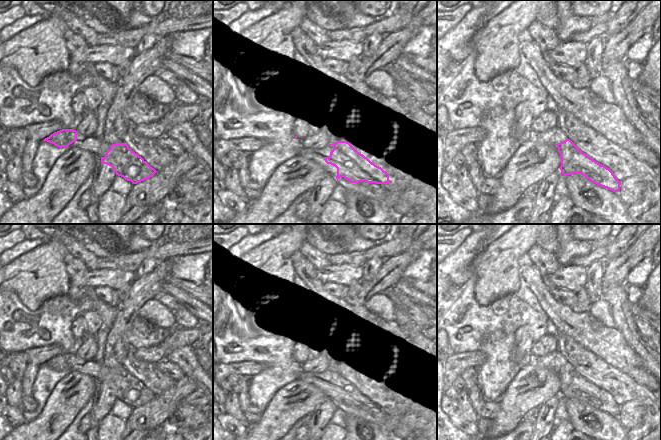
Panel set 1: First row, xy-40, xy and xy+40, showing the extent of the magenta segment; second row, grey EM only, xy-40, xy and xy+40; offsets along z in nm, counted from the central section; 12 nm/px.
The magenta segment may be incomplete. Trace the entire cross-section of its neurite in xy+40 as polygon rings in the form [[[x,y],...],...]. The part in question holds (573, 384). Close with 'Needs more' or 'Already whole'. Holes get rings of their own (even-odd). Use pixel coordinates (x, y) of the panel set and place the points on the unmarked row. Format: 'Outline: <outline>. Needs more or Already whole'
Outline: [[[567,362],[556,369],[561,382],[560,394],[564,400],[579,397],[591,406],[613,416],[620,414],[621,405],[613,396],[579,374],[570,363]]]. Already whole.

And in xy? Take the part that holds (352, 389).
Outline: [[[337,365],[329,369],[333,369],[334,373],[324,384],[337,392],[337,406],[340,401],[344,401],[351,407],[390,407],[389,398],[355,374],[349,366]]]. Already whole.

